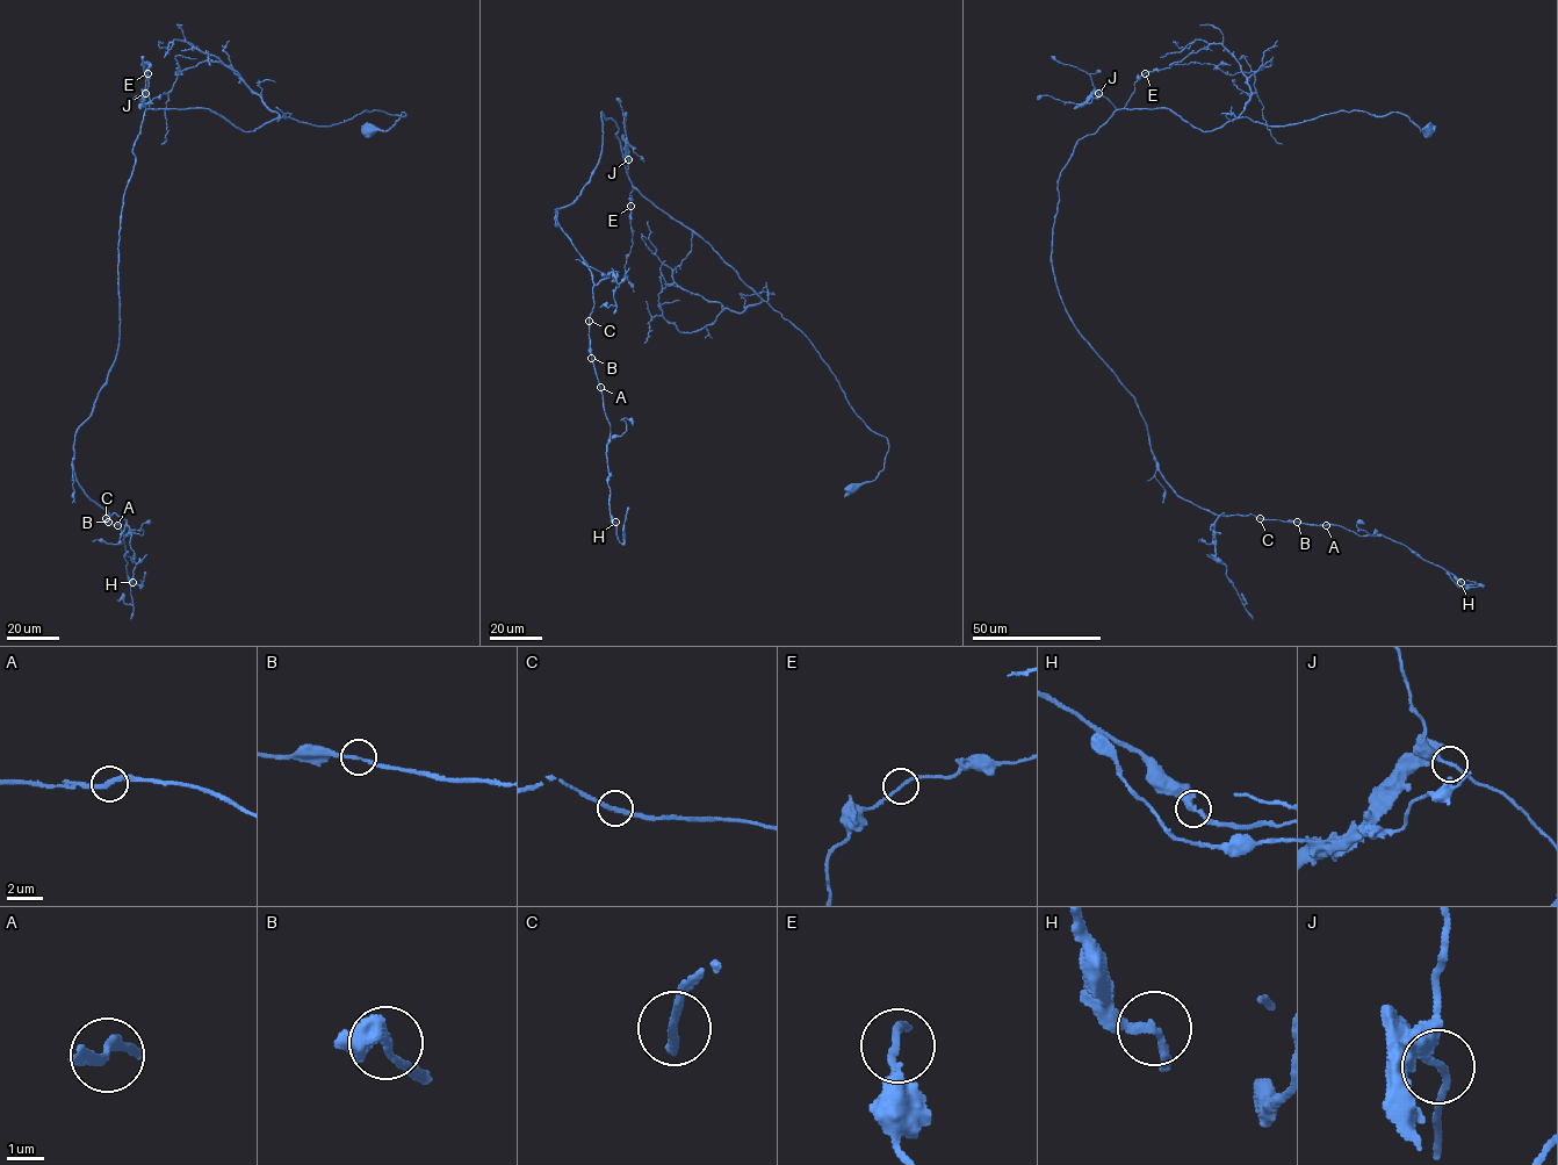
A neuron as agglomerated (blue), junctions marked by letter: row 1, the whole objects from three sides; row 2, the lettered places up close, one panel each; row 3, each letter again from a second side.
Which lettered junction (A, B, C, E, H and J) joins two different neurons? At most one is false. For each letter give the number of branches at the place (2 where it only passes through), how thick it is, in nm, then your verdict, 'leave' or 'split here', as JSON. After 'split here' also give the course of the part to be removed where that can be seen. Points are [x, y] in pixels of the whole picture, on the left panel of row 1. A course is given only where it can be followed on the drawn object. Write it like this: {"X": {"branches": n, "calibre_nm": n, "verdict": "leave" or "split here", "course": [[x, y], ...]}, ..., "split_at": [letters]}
{"A": {"branches": 2, "calibre_nm": 200, "verdict": "leave"}, "B": {"branches": 2, "calibre_nm": 180, "verdict": "leave"}, "C": {"branches": 2, "calibre_nm": 200, "verdict": "leave"}, "E": {"branches": 2, "calibre_nm": 170, "verdict": "leave"}, "H": {"branches": 2, "calibre_nm": 180, "verdict": "leave"}, "J": {"branches": 2, "calibre_nm": 190, "verdict": "leave"}, "split_at": []}

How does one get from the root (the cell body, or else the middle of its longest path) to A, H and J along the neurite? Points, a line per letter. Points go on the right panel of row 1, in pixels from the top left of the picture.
A: (1427, 131), (1118, 109), (1058, 180), (1059, 294), (1163, 479), (1219, 515), (1326, 525)
H: (1427, 131), (1396, 112), (1202, 131), (1118, 109), (1060, 173), (1052, 264), (1180, 496), (1383, 536), (1461, 582)
J: (1427, 131), (1398, 113), (1357, 110), (1284, 126), (1236, 117), (1202, 131), (1169, 108), (1117, 109), (1098, 93)

